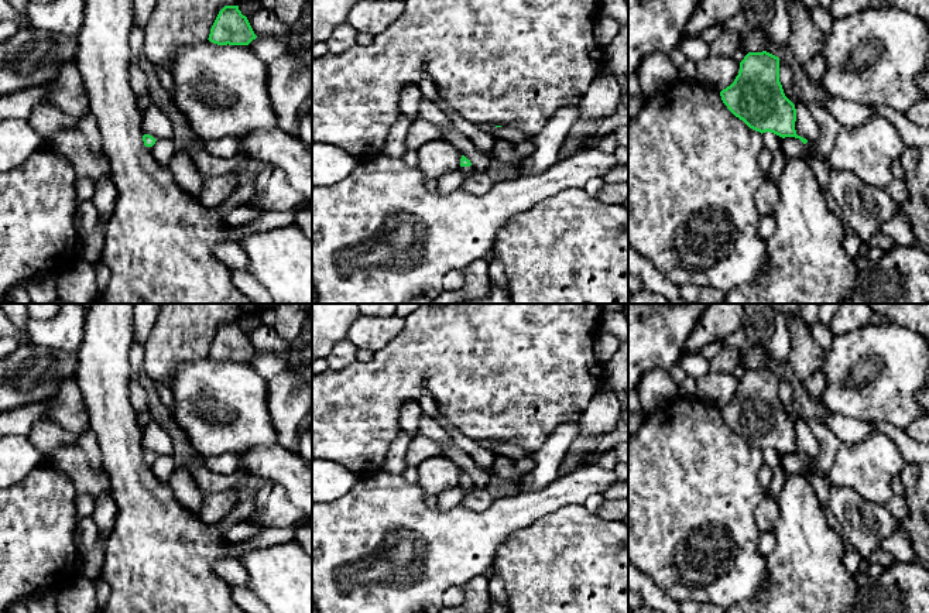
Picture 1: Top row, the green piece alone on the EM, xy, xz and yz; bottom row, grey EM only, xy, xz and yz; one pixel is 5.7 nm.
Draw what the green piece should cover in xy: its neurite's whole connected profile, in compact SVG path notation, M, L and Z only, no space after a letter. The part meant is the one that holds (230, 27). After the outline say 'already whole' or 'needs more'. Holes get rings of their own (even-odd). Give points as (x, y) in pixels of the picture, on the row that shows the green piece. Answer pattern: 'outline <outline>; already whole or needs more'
outline M224 6L209 34L209 41L217 45L248 45L257 35L239 6Z; already whole

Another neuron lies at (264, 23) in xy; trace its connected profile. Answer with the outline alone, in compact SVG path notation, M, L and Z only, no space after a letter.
M260 8L247 20L257 37L289 40L289 25L284 24L271 10Z

